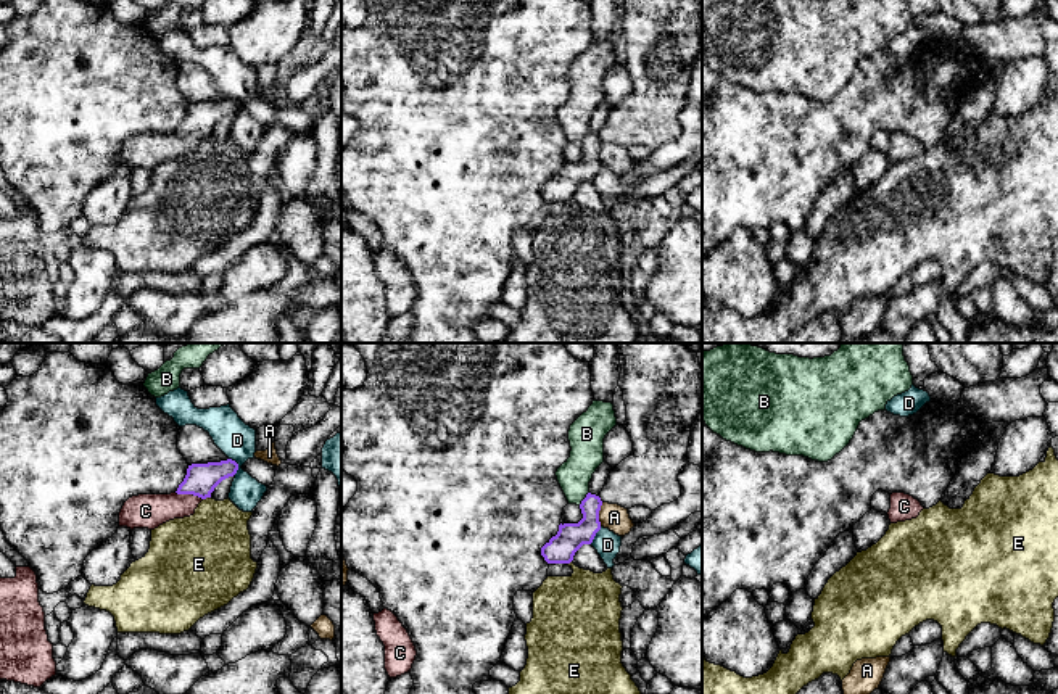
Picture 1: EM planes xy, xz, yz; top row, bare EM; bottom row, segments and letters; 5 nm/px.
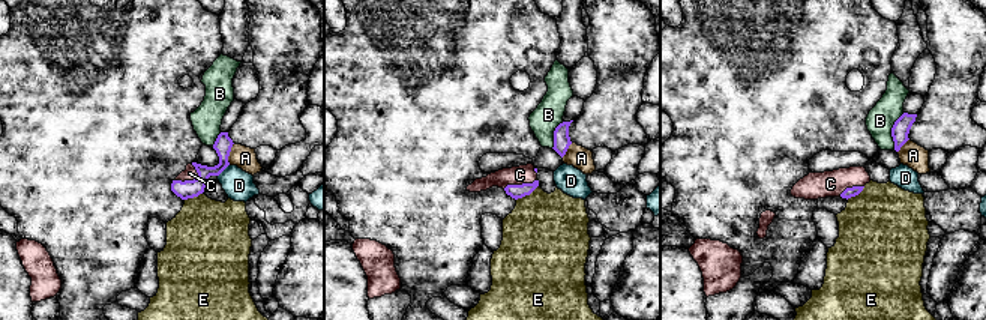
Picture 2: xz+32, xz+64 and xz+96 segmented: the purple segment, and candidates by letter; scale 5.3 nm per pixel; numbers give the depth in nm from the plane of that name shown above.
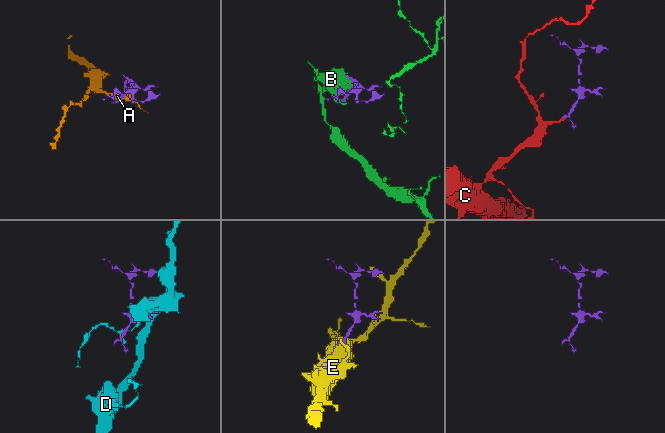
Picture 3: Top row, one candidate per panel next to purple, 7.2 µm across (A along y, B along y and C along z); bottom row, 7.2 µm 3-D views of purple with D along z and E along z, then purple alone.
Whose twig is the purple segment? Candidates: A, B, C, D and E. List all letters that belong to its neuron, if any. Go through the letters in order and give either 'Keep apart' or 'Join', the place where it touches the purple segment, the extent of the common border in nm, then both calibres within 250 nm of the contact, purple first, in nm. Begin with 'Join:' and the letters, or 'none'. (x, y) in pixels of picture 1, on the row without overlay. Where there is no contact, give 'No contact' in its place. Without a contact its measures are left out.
Join: C
A: Keep apart. Touches purple at xz (598, 153). Shared border 120 nm. Thickness 140 nm (purple) against 130 nm
B: Keep apart. Touches purple at xz (585, 137). Shared border 90 nm. Thickness 140 nm (purple) against 170 nm
C: Join. Touches purple at xy (189, 132). Shared border 140 nm. Thickness 160 nm (purple) against 180 nm
D: Keep apart. Touches purple at xy (237, 105). Shared border 90 nm. Thickness 160 nm (purple) against 190 nm
E: Keep apart. Touches purple at xy (206, 136). Shared border 40 nm. Thickness 160 nm (purple) against 380 nm

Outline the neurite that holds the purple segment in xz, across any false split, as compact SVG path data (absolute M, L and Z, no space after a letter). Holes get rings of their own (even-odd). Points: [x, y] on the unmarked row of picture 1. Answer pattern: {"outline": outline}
{"outline": "M586 134L580 143L583 158L578 163L560 163L557 174L541 187L541 195L548 203L570 203L583 184L593 182L596 172L601 169L601 145L602 140L599 135Z"}

